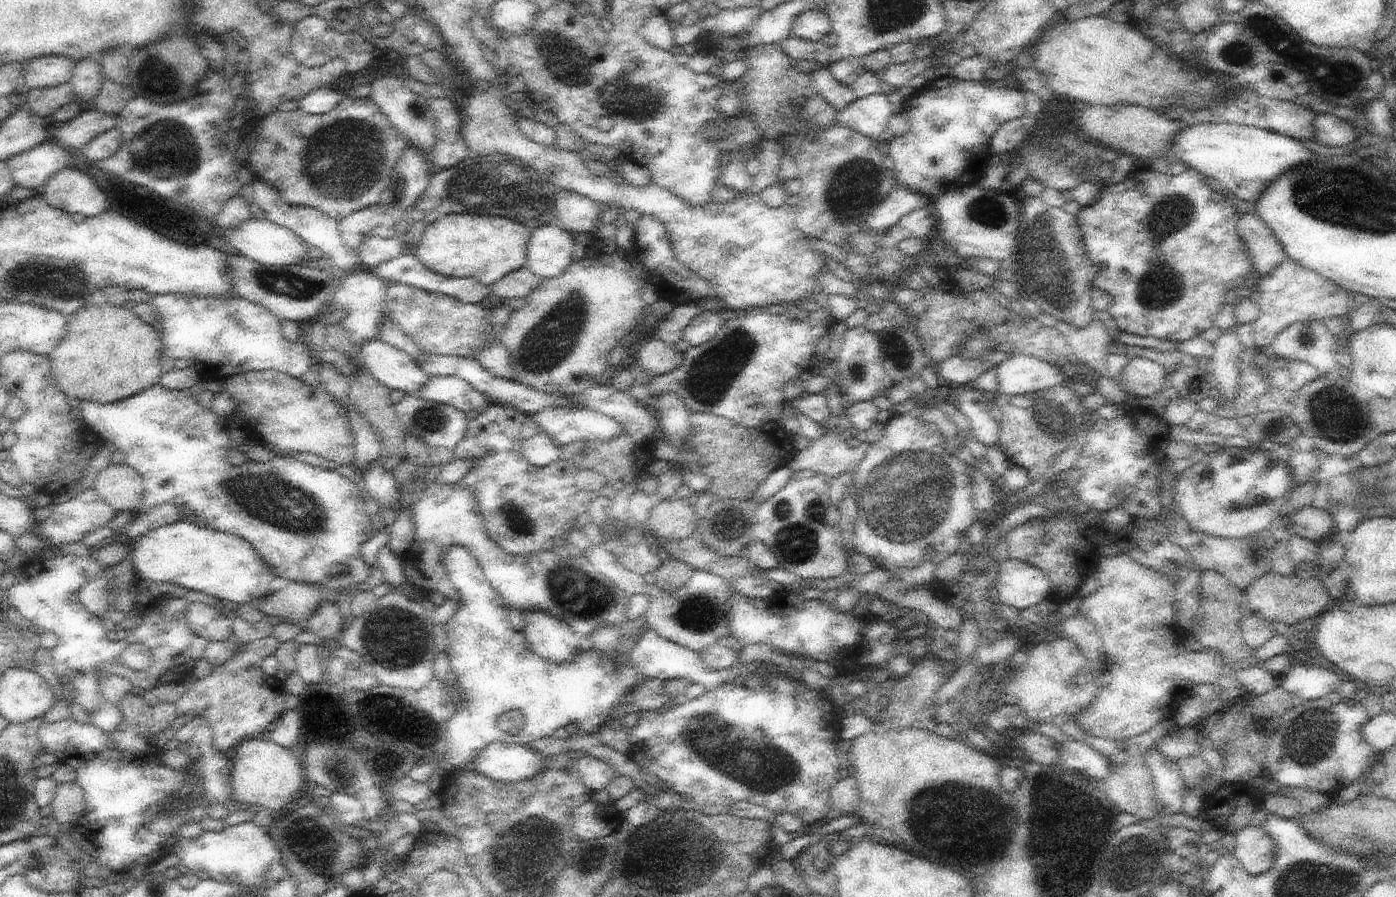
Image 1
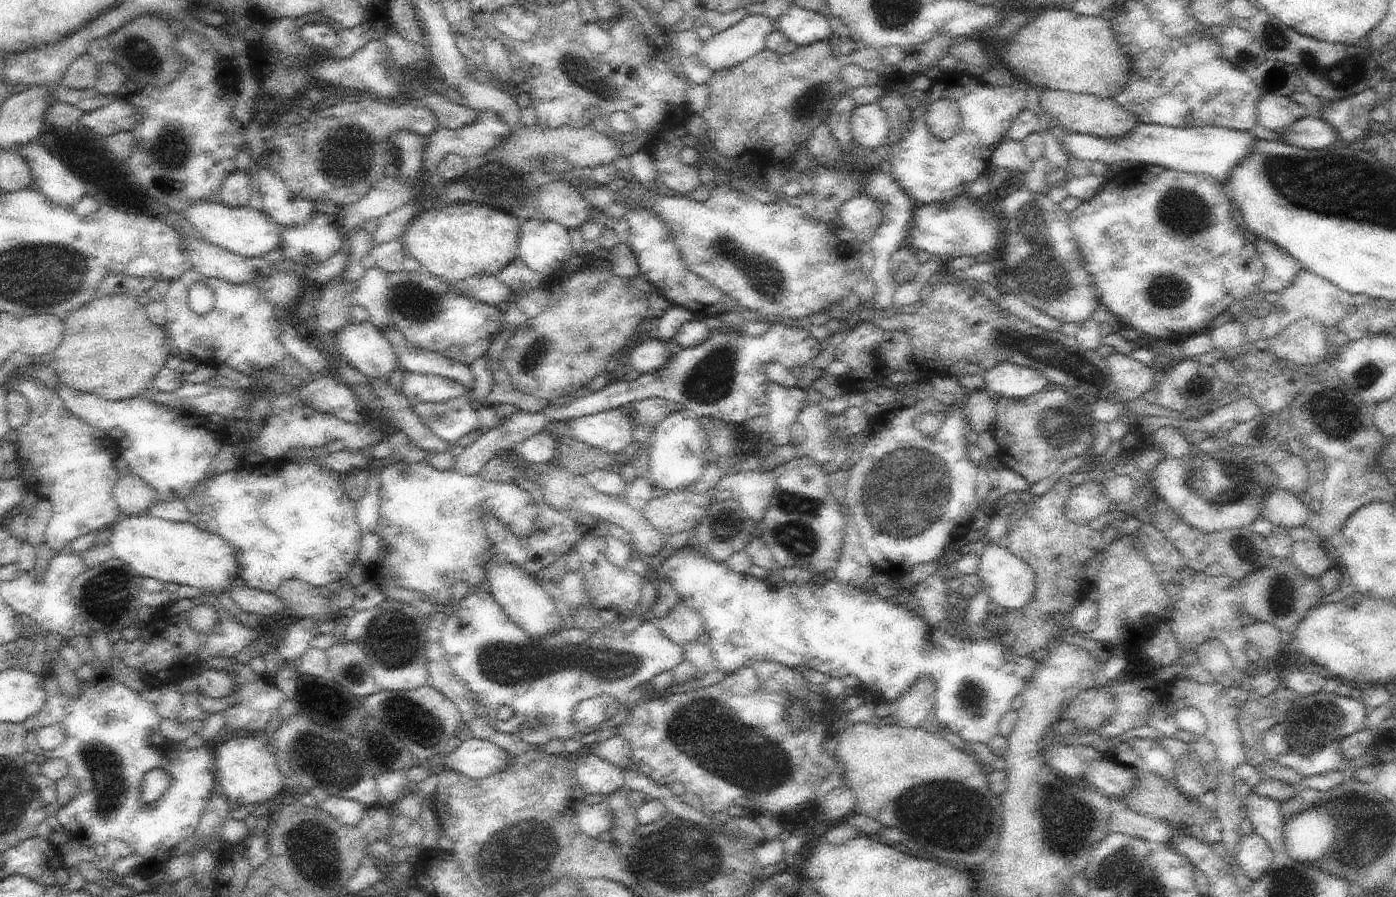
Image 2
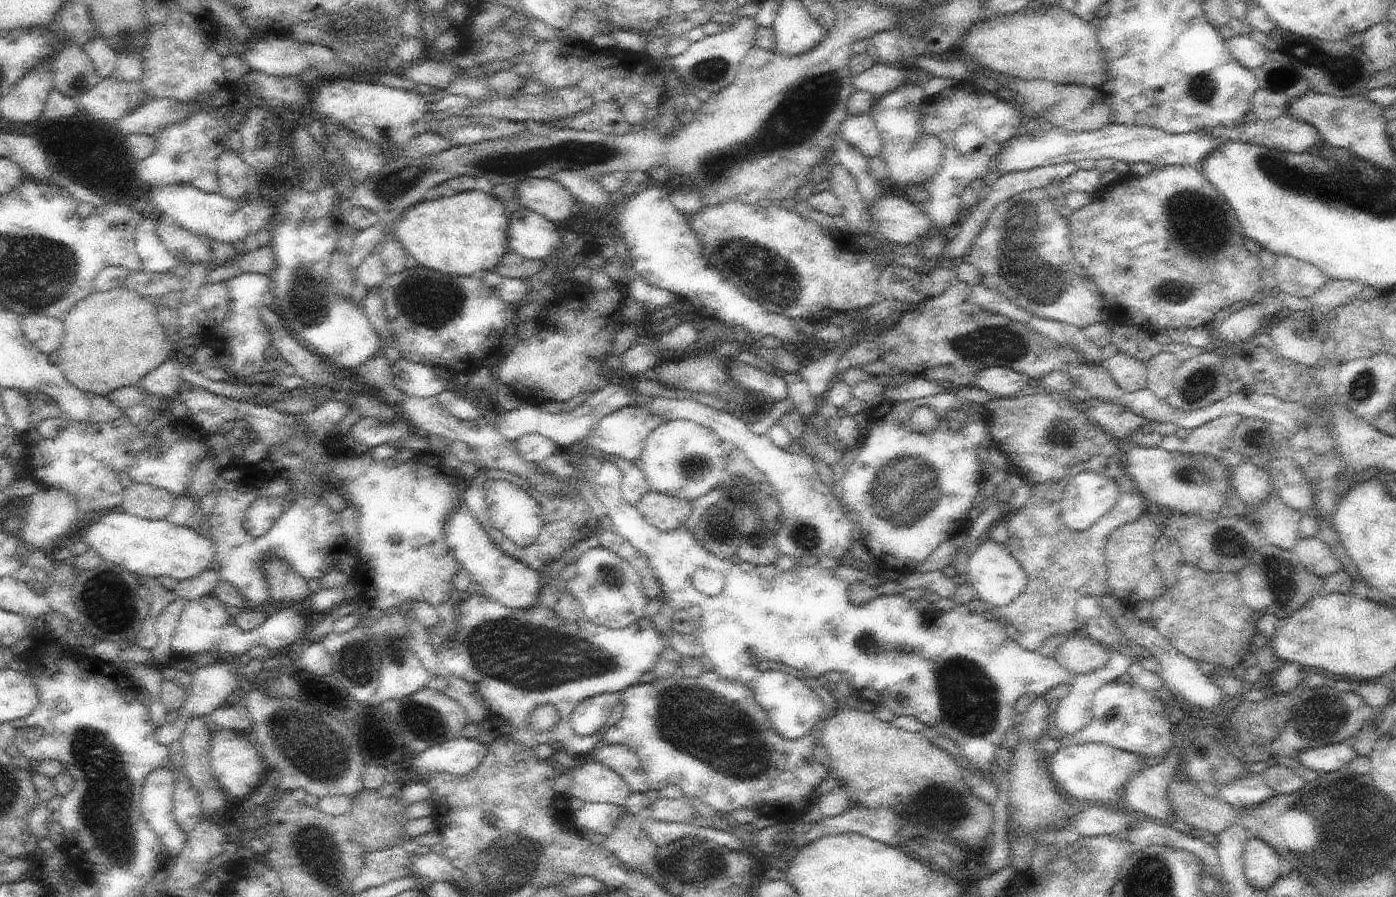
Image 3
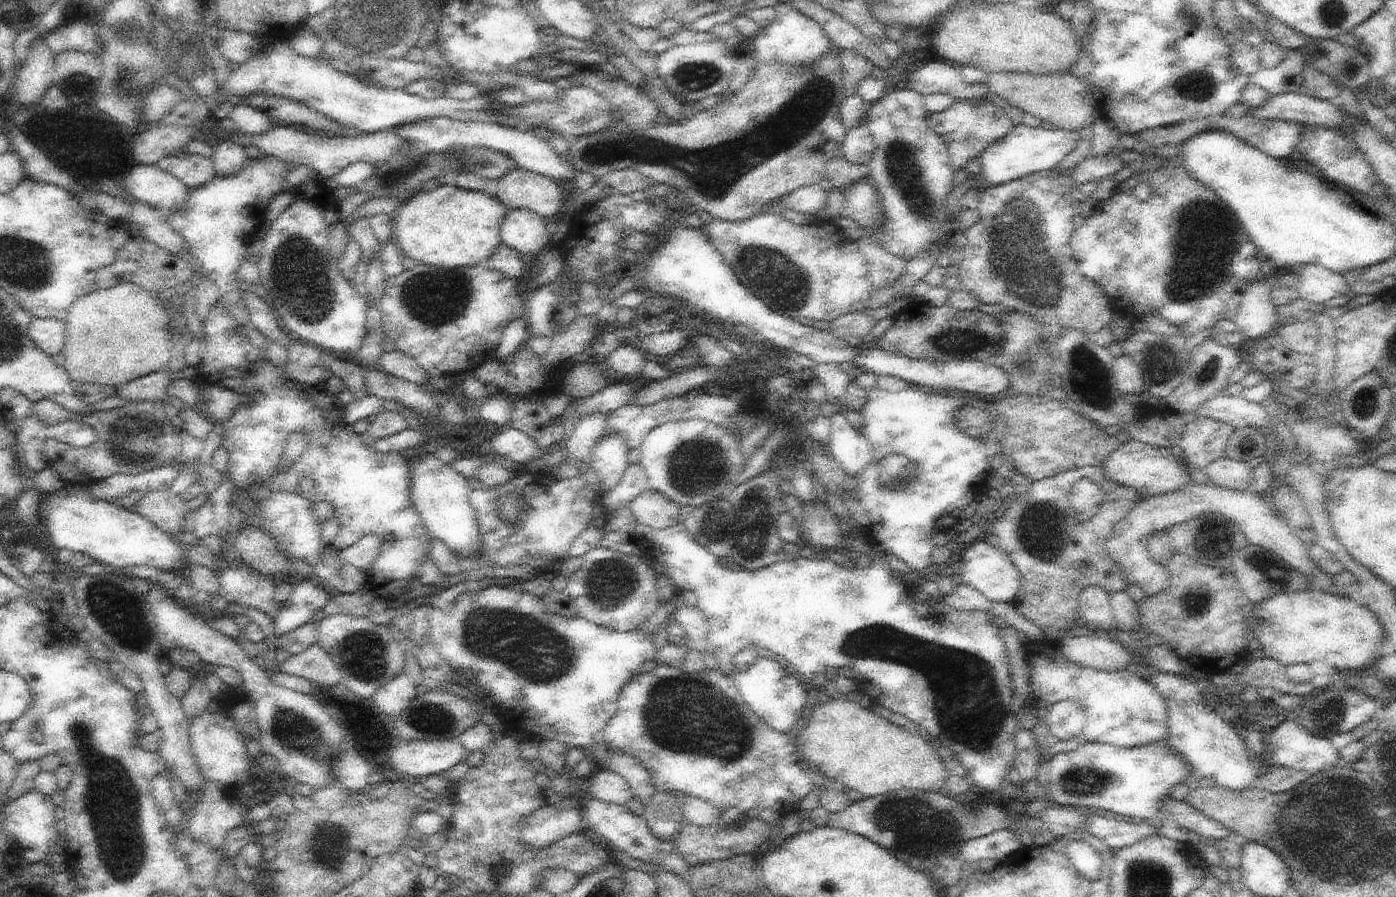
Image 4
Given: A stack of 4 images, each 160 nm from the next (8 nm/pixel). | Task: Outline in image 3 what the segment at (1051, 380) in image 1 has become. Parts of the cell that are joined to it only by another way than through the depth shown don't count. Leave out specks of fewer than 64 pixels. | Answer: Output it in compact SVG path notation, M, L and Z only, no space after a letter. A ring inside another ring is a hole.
M1002 366L988 367L977 372L975 387L997 397L1016 397L1034 382L1024 373Z

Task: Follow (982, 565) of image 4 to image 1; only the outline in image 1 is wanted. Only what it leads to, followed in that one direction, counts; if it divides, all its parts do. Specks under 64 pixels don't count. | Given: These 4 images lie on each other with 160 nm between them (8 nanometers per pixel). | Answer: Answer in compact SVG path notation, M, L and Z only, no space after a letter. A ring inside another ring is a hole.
M1008 559L999 563L994 595L998 602L1024 610L1050 598L1051 582L1046 573L1027 562Z

